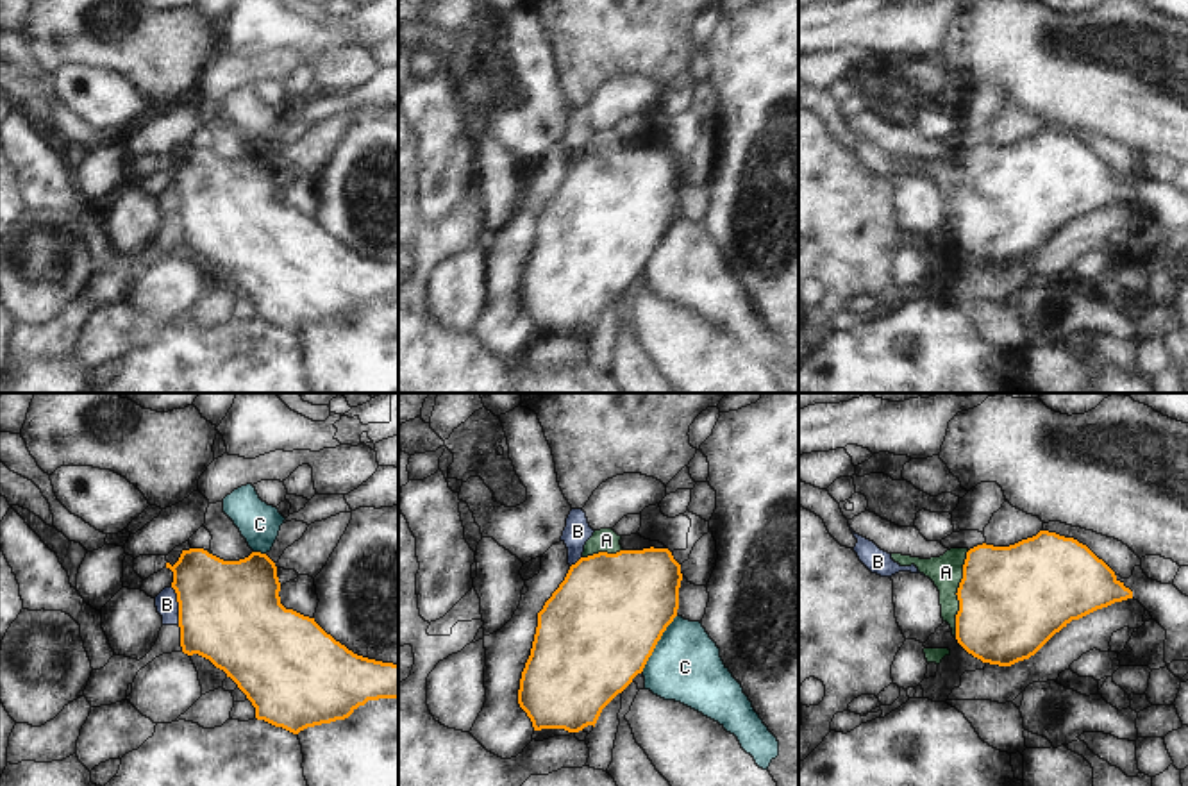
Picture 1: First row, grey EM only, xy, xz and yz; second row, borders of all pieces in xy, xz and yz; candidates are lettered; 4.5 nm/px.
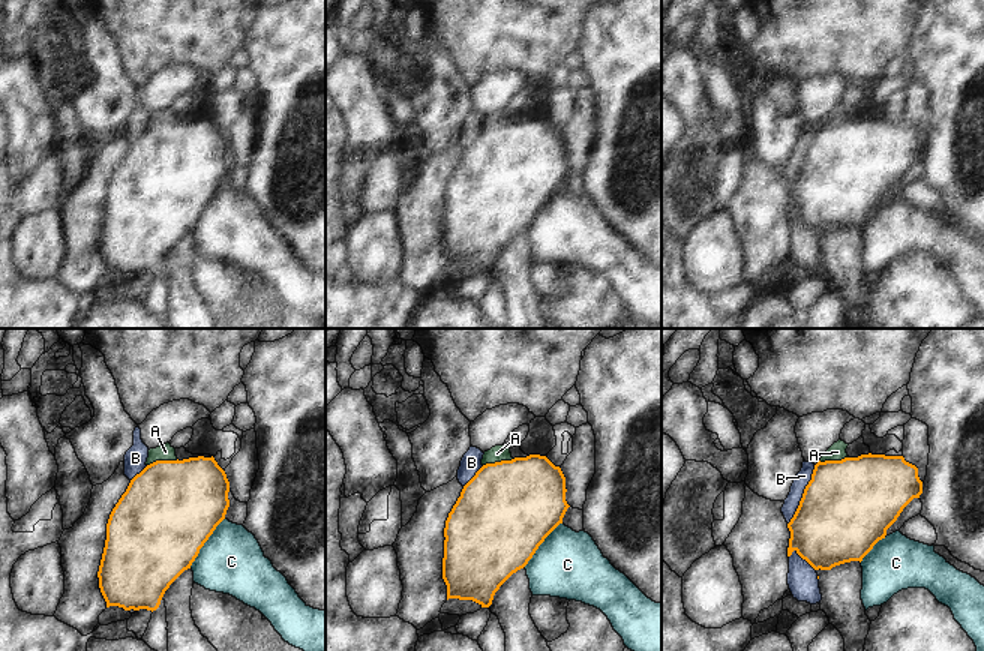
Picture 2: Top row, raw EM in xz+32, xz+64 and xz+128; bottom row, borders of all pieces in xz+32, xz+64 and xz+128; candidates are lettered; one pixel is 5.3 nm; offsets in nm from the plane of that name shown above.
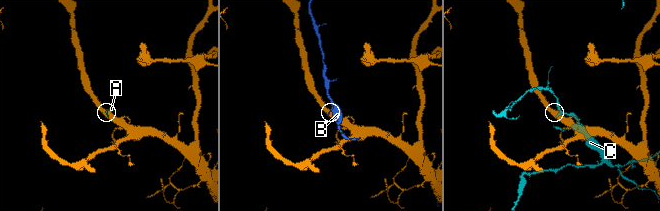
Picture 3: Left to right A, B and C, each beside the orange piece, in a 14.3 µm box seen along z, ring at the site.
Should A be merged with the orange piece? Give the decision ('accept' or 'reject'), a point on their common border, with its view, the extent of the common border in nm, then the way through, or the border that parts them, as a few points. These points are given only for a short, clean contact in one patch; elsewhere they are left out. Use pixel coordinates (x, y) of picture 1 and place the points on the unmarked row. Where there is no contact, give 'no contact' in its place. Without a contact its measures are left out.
accept; contact yz (956, 193); length 400 nm

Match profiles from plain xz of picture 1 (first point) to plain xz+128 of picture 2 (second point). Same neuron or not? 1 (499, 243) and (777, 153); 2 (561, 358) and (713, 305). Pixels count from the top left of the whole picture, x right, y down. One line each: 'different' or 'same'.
1: different
2: same

